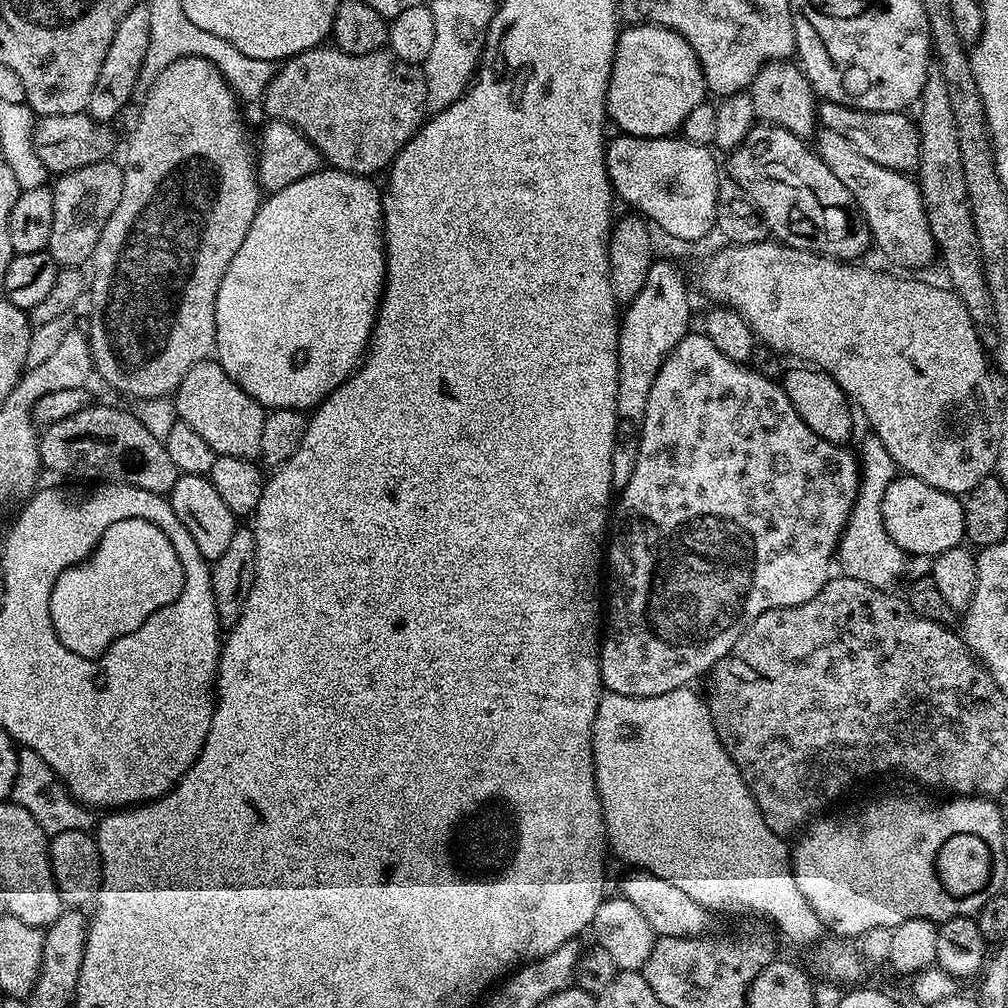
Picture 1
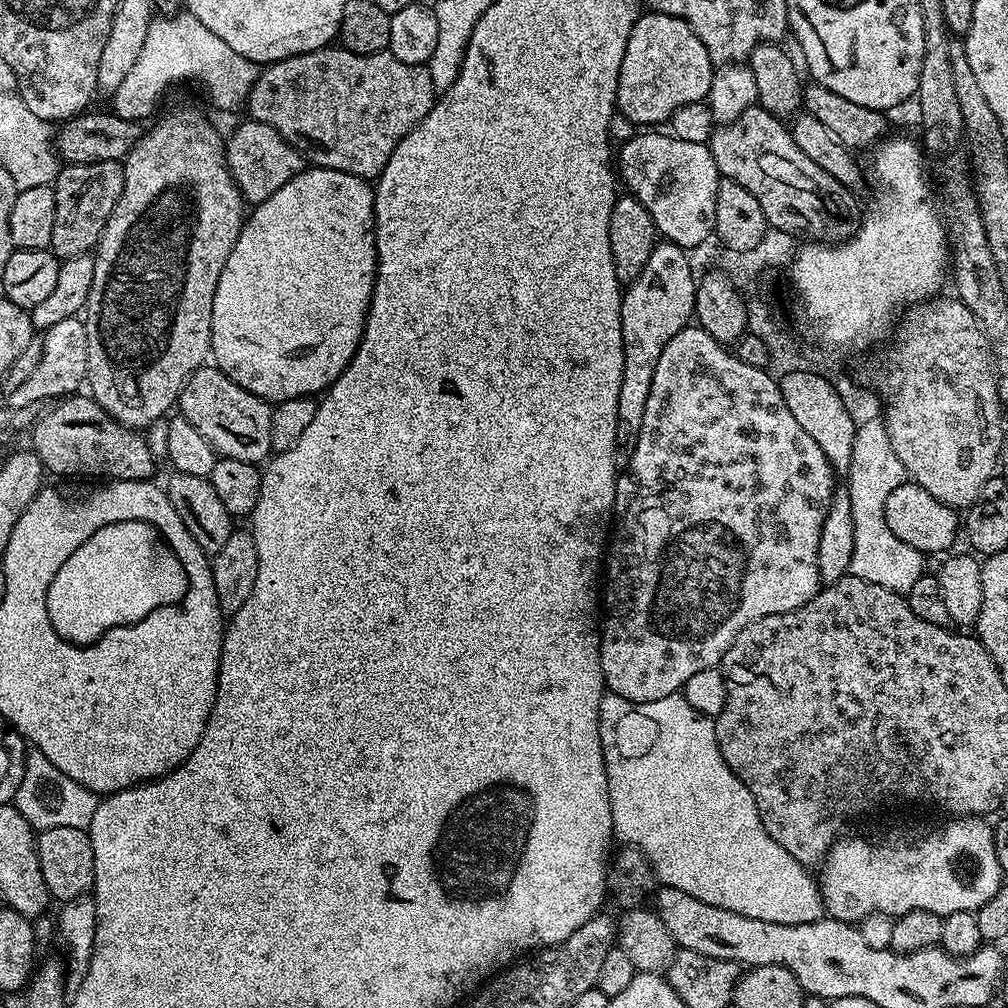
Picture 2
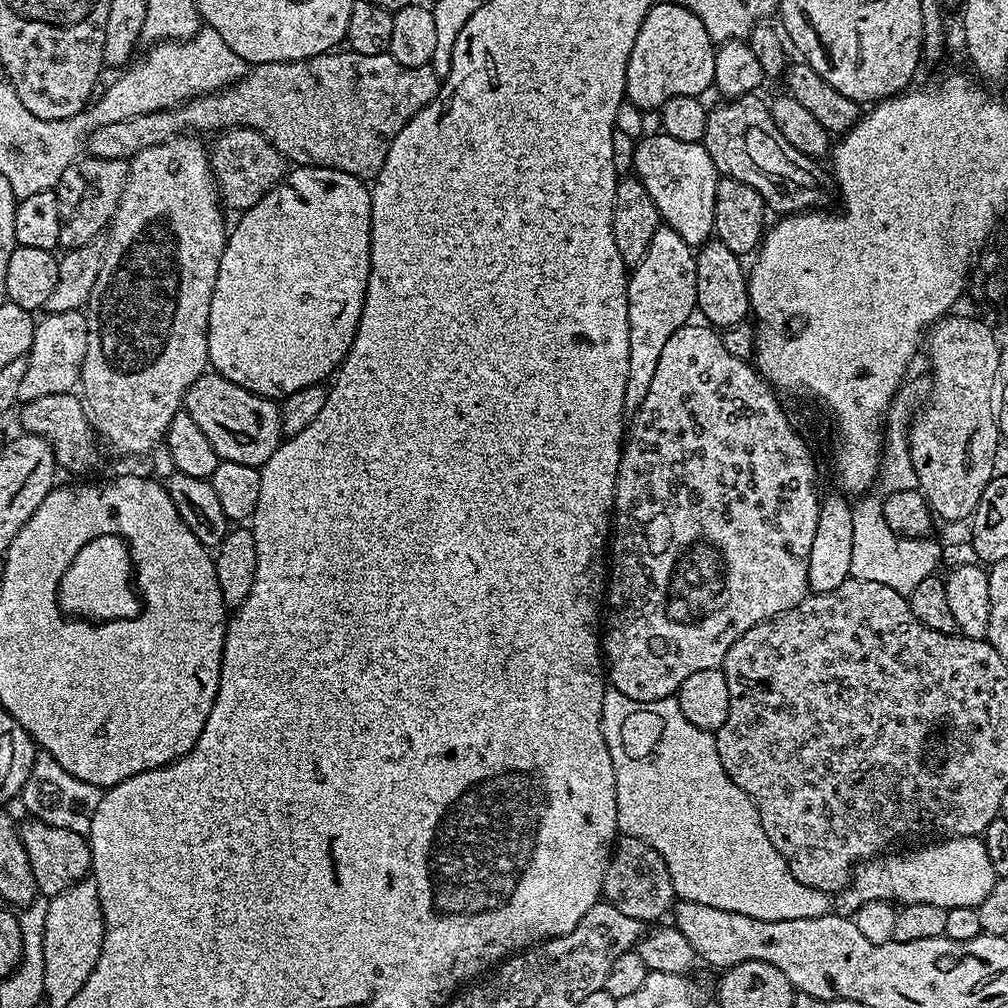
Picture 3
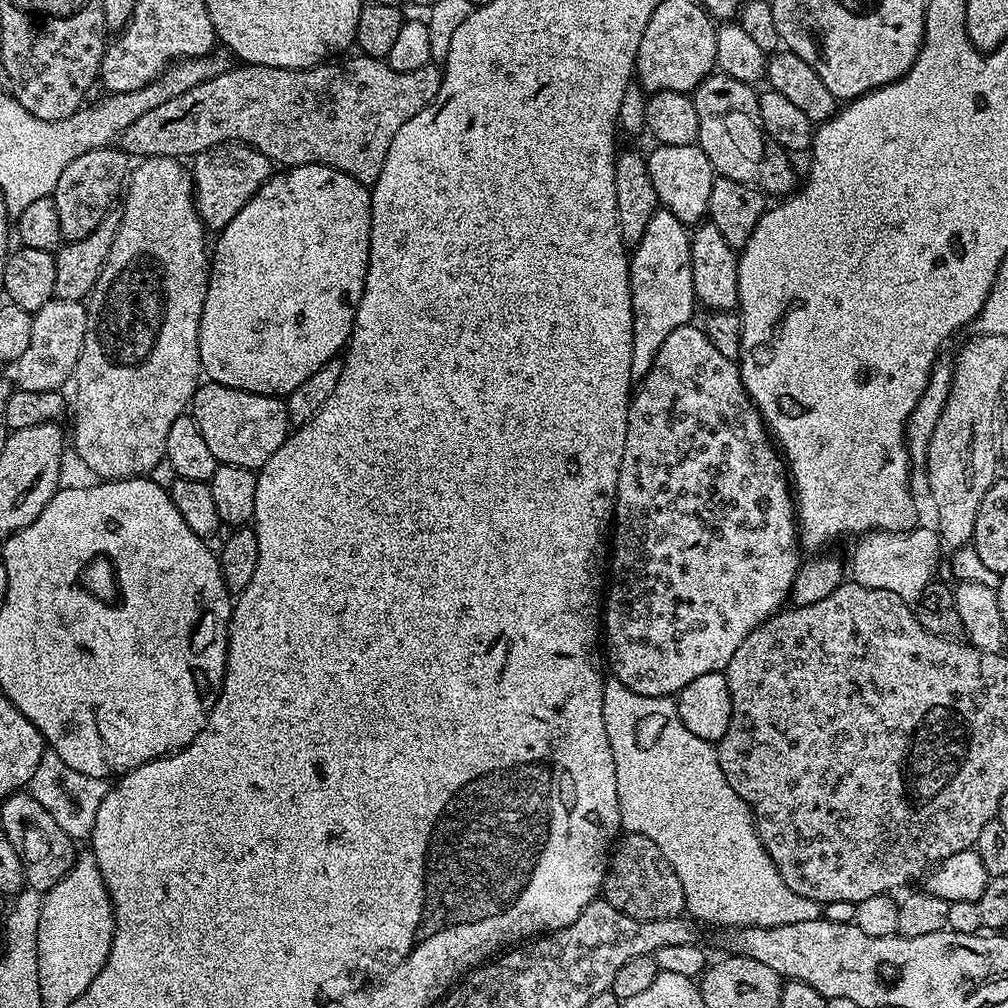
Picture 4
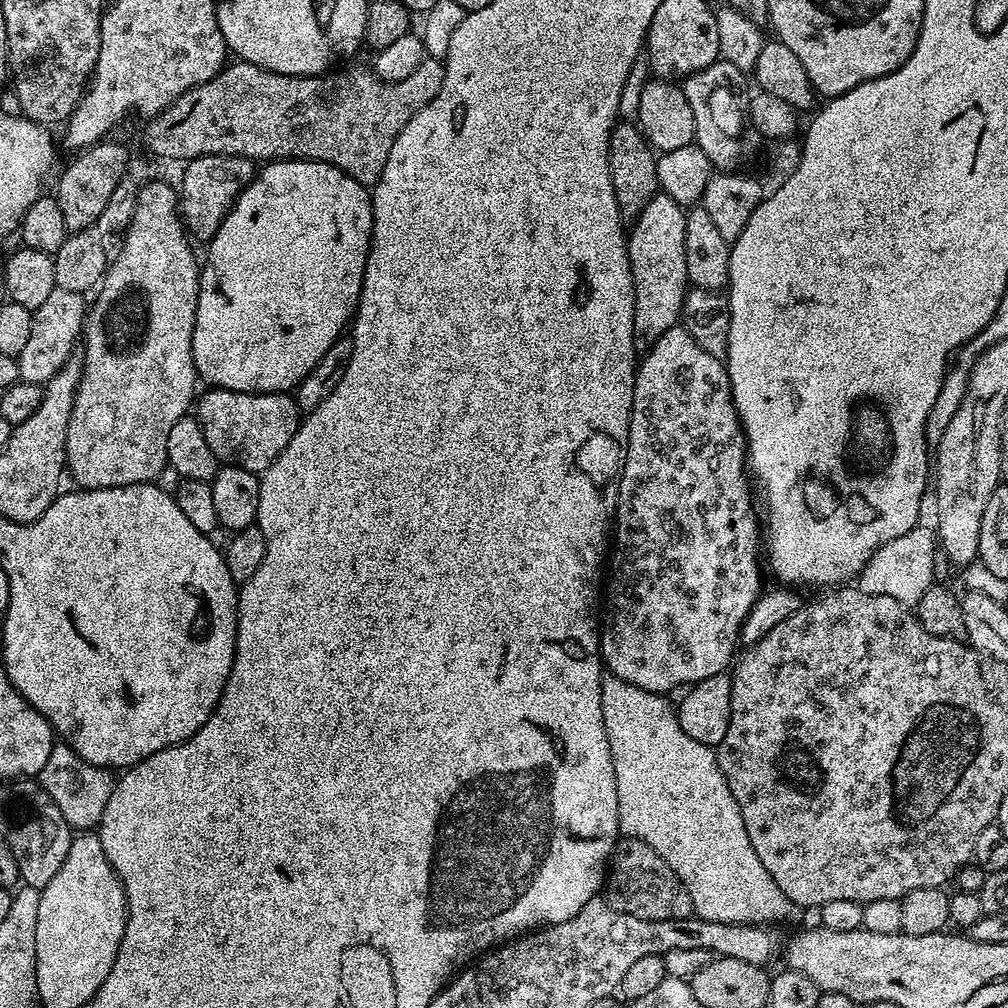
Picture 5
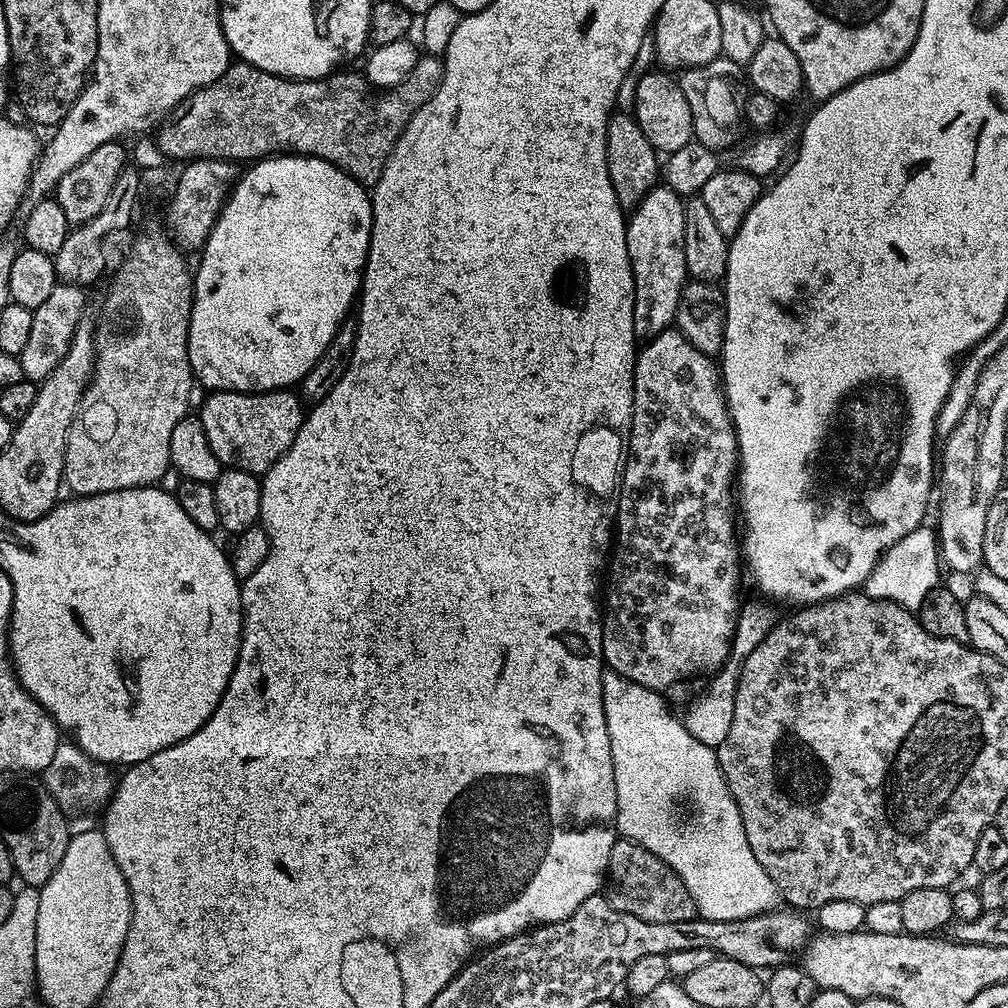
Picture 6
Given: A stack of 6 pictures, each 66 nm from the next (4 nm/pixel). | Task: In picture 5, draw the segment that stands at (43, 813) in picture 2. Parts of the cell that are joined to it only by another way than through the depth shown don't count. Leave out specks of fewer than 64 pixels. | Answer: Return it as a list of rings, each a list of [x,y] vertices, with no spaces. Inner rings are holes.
[[[56,742],[50,750],[50,758],[46,758],[46,766],[42,766],[38,782],[46,790],[46,794],[50,794],[54,806],[62,810],[62,818],[66,818],[69,828],[92,830],[99,825],[106,810],[106,802],[110,802],[117,777],[113,769],[94,766],[83,760],[69,744]]]

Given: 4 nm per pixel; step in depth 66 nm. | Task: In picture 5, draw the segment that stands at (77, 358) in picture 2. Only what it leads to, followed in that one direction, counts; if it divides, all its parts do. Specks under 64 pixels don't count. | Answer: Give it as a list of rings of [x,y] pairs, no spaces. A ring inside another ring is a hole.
[[[57,287],[46,297],[46,302],[42,302],[42,306],[33,311],[30,338],[26,341],[22,354],[15,357],[21,380],[43,386],[50,378],[54,378],[54,374],[58,374],[58,370],[62,370],[62,366],[66,366],[66,362],[77,351],[82,340],[86,323],[84,300],[85,297],[79,292]]]

